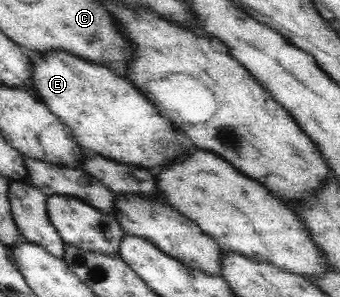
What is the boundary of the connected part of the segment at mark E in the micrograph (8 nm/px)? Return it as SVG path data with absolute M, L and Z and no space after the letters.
M29 53L29 57L32 59L35 96L70 128L77 145L85 152L154 173L157 169L170 167L178 161L175 155L169 155L172 153L169 142L176 130L173 122L165 119L154 106L154 100L147 99L127 78L113 73L105 66L79 59L69 53Z

